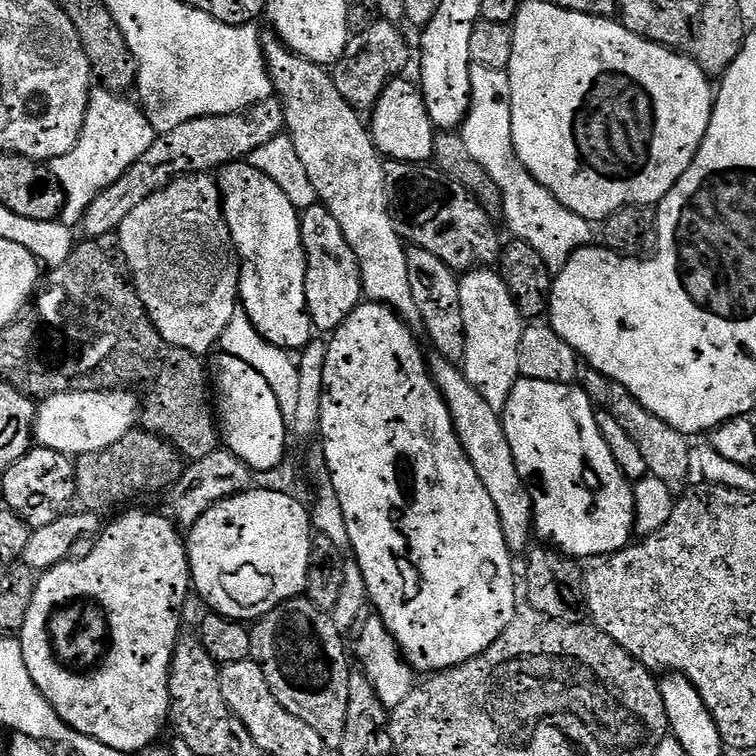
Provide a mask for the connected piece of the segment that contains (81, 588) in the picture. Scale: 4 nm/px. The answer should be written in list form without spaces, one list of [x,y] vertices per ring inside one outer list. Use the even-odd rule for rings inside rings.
[[[136,508],[133,512],[118,517],[109,528],[107,525],[96,536],[94,550],[87,558],[63,560],[61,564],[56,564],[52,568],[47,568],[45,572],[39,573],[34,598],[30,598],[30,610],[26,610],[26,622],[22,622],[18,633],[22,654],[26,657],[26,666],[38,690],[42,690],[46,702],[54,706],[62,722],[66,722],[74,731],[94,738],[118,750],[121,754],[128,754],[128,752],[139,754],[142,750],[151,748],[161,739],[160,731],[163,730],[164,724],[166,728],[170,720],[170,666],[176,642],[182,636],[180,611],[184,608],[184,599],[187,598],[188,592],[190,596],[192,572],[188,568],[188,549],[181,529],[163,511],[161,512],[147,512],[144,508]]]

